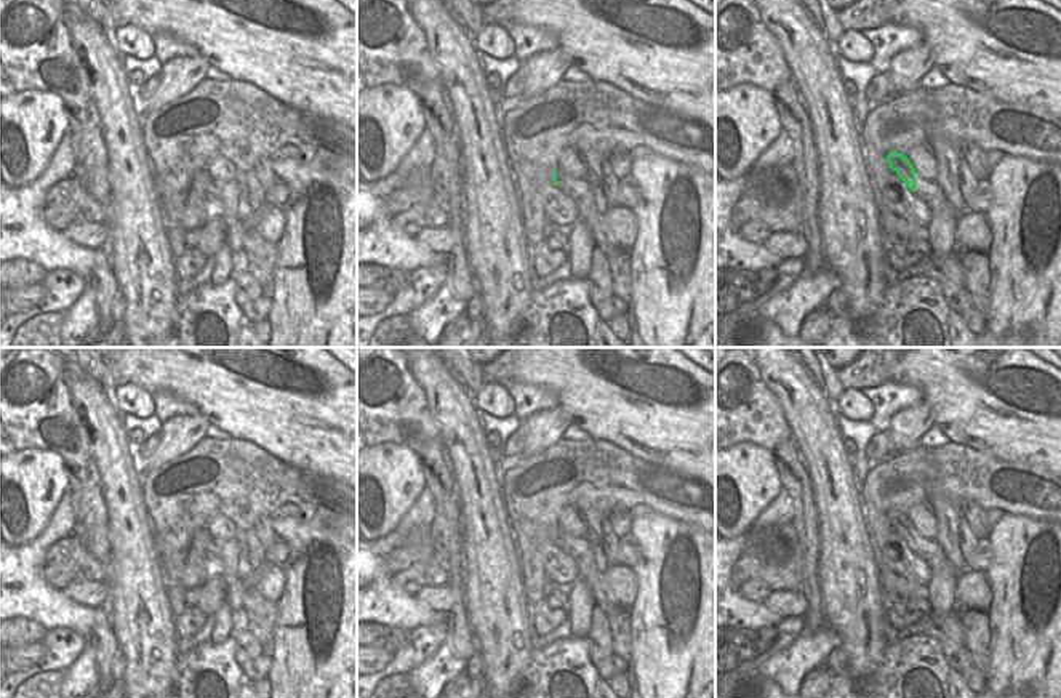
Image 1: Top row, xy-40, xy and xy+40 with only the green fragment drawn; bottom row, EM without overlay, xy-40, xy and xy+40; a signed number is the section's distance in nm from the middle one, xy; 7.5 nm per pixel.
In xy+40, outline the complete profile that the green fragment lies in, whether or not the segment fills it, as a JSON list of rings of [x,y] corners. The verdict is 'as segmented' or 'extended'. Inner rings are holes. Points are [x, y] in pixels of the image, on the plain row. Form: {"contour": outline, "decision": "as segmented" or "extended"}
{"contour": [[[896,509],[888,511],[887,519],[890,527],[906,541],[906,544],[914,551],[915,549],[915,527],[904,512]]], "decision": "as segmented"}

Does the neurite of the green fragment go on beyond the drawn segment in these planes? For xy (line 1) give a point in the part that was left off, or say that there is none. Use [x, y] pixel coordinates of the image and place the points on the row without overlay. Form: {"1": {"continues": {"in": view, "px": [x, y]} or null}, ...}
{"1": {"continues": null}}

